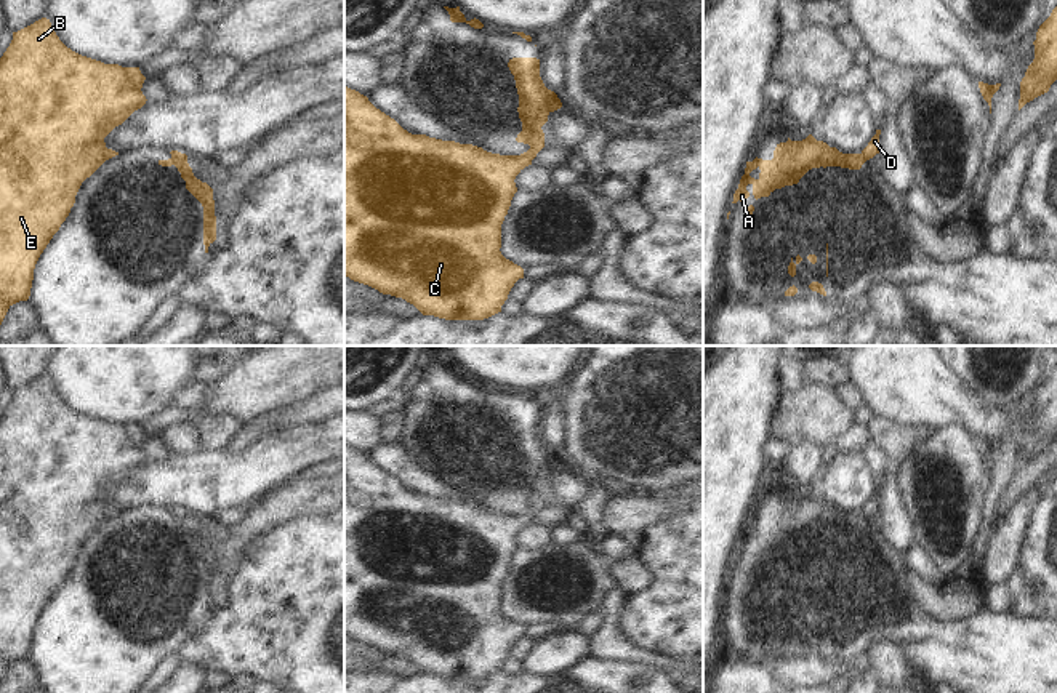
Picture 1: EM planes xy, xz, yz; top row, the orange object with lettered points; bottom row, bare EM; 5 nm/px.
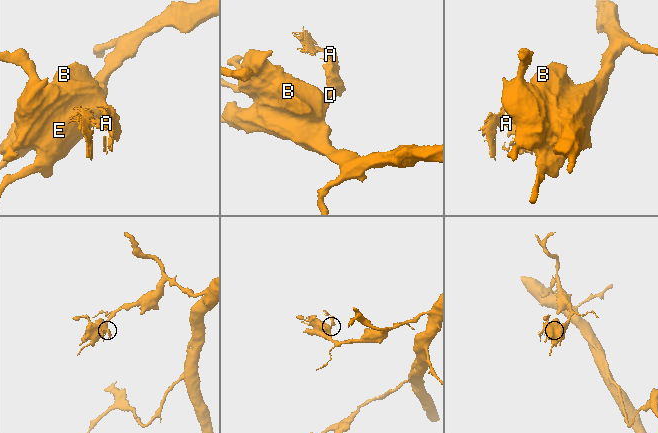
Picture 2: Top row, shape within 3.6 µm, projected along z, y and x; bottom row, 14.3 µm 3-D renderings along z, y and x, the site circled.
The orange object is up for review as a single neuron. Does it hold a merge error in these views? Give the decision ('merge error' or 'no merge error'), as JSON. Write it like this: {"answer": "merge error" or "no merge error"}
{"answer": "merge error"}

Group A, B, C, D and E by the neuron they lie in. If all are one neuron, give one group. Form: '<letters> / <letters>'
A / B C D E

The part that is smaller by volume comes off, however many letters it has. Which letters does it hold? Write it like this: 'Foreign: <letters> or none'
Foreign: A

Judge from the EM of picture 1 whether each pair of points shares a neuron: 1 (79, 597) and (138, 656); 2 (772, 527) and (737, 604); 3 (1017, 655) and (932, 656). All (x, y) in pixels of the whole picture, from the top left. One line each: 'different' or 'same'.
1: same
2: same
3: same

